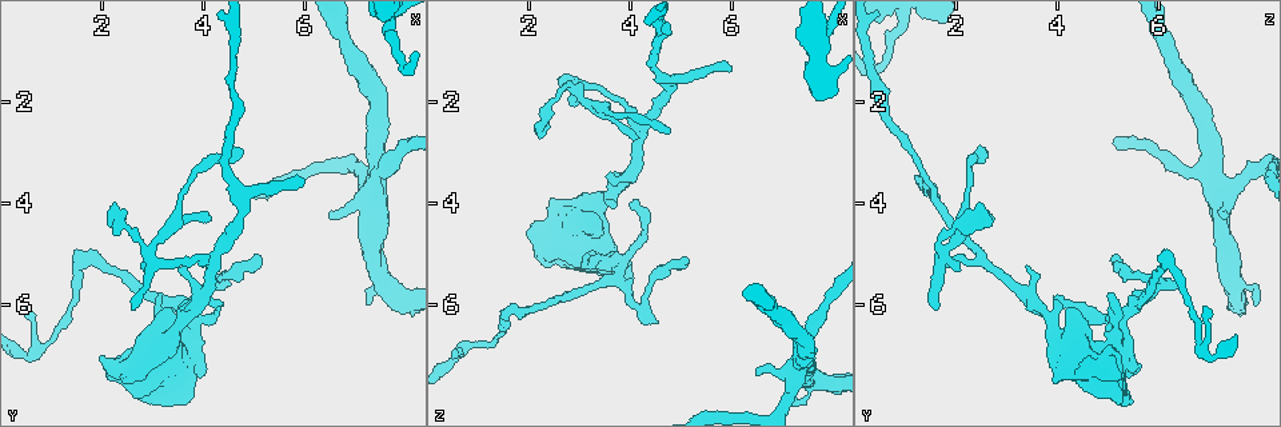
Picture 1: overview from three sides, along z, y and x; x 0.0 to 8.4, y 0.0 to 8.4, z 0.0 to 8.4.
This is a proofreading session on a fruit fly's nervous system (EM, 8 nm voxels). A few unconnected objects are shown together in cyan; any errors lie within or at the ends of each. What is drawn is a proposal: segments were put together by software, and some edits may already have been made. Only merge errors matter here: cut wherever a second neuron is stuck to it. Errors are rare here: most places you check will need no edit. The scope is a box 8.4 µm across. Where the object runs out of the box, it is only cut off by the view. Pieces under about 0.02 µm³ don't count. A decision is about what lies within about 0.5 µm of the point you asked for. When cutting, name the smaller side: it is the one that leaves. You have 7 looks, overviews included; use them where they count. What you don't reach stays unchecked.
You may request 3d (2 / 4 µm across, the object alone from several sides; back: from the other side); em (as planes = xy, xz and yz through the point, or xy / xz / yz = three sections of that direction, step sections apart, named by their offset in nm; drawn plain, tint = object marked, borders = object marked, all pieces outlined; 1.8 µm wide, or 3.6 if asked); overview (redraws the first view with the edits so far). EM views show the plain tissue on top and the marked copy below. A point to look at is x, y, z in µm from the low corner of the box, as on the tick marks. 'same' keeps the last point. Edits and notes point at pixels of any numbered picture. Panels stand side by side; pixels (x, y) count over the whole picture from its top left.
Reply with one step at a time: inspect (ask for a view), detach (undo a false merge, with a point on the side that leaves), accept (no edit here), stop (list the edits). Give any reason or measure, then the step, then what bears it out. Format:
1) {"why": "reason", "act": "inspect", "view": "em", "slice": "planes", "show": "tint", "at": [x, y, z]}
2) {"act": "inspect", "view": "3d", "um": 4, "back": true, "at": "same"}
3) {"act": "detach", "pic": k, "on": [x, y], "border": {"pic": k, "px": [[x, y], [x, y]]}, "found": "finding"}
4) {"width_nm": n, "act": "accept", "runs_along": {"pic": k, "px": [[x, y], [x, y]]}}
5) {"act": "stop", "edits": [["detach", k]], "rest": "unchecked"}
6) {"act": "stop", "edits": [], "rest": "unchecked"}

{"why": "abrupt turn", "act": "inspect", "view": "3d", "um": 2, "at": [2.95, 5.05, 1.80]}

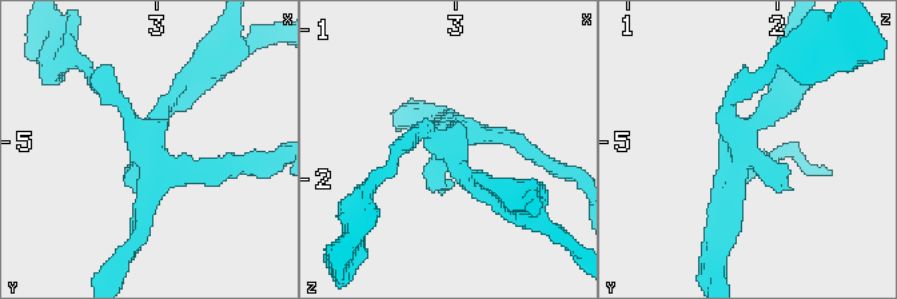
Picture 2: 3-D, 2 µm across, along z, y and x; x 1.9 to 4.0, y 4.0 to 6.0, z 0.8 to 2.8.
{"act": "inspect", "view": "em", "um": 3.6, "slice": "planes", "show": "tint", "at": [2.96, 5.02, 1.74]}

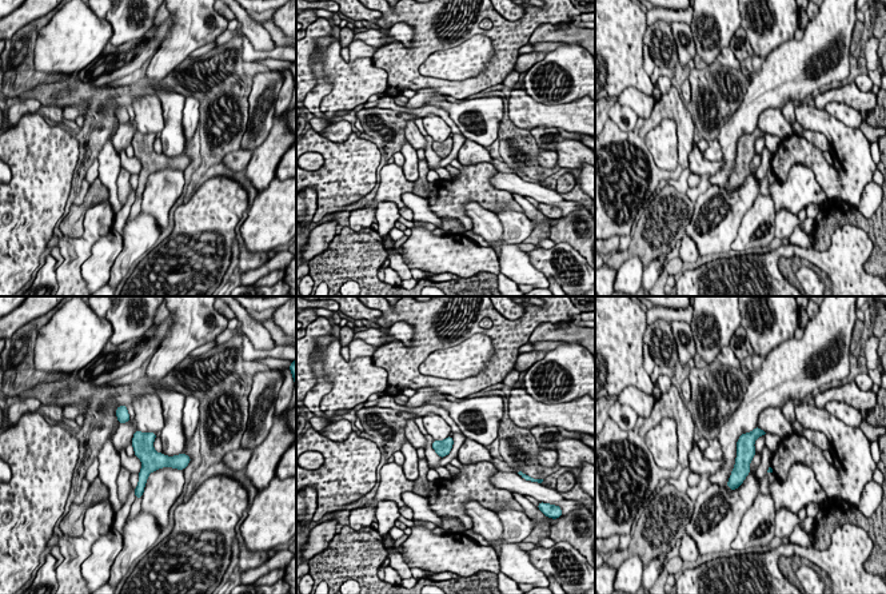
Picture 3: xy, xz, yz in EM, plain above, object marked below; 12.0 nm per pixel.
{"act": "accept", "runs_along": {"pic": 3, "px": [[757, 431], [733, 482]]}, "found": "continuous, no second neuron"}

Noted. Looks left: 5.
{"why": "thick turns thin", "act": "inspect", "view": "em", "um": 3.6, "slice": "yz", "step": 8, "show": "tint", "at": [3.35, 6.70, 4.00]}

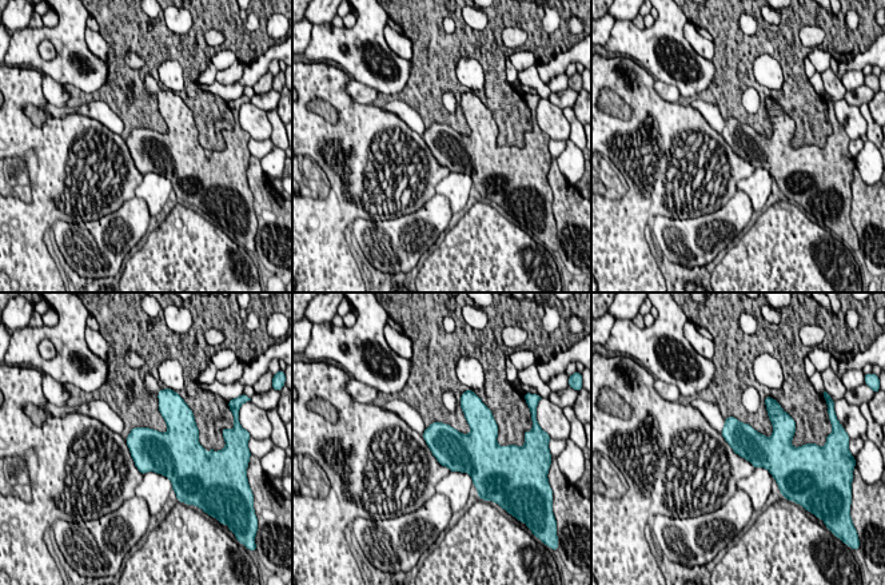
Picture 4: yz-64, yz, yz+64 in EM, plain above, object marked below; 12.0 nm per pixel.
{"act": "inspect", "view": "em", "um": 3.6, "slice": "xz", "step": 16, "show": "borders", "at": "same"}

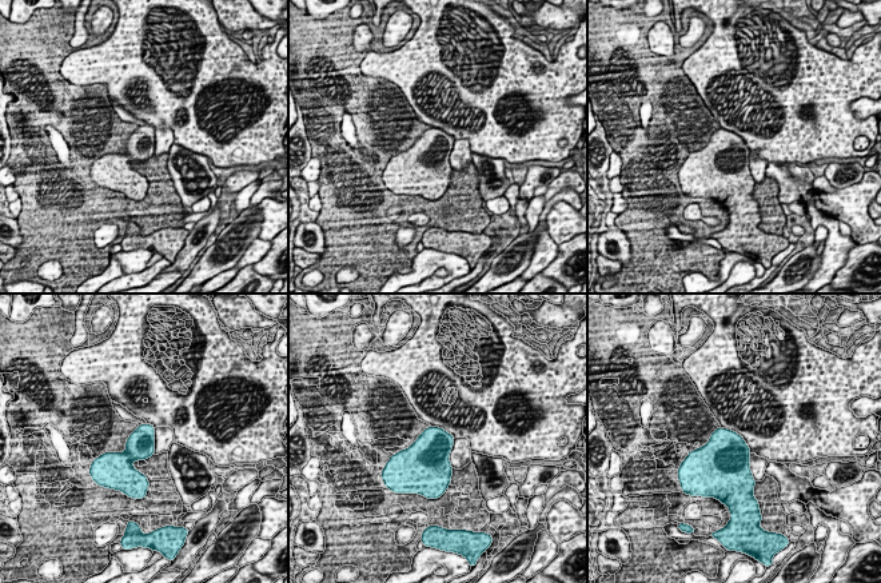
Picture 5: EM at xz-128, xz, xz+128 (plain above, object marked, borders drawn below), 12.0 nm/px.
{"act": "accept", "found": "continuous, no second neuron"}

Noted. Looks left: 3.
{"why": "abrupt turn", "act": "inspect", "view": "em", "slice": "planes", "show": "tint", "at": [1.60, 5.15, 6.15]}

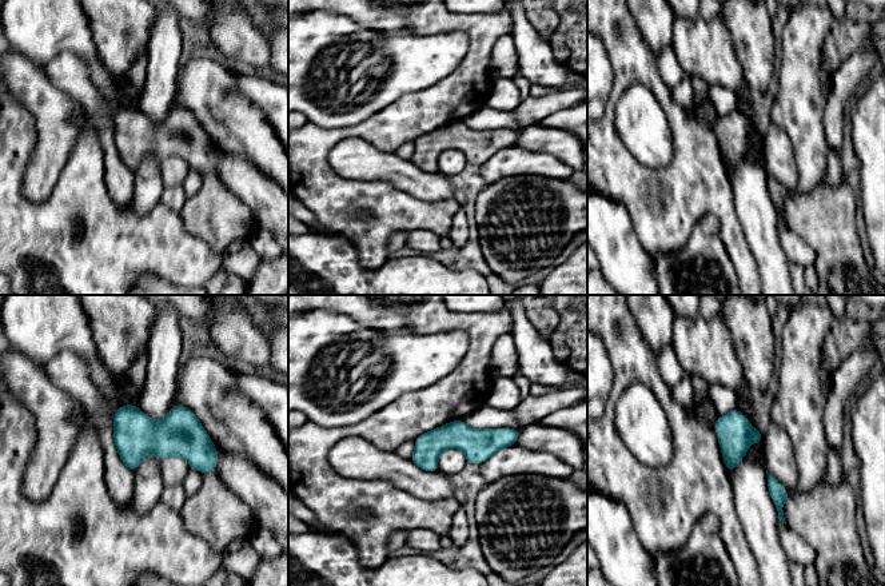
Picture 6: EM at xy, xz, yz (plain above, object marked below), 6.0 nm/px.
{"width_nm": 160, "act": "accept", "runs_along": {"pic": 6, "px": [[515, 431], [439, 438], [414, 458]]}, "found": "all the same neuron"}

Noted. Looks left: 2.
{"act": "stop", "edits": [], "rest": "unchecked"}

